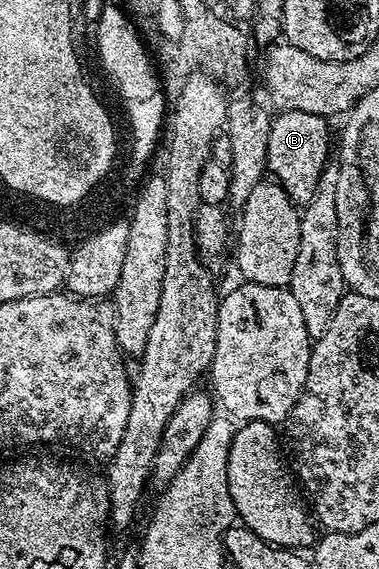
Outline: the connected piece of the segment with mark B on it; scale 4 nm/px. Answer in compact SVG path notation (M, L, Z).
M282 111L273 119L271 125L271 141L267 141L268 174L289 195L289 199L298 208L312 202L315 189L319 185L319 177L325 164L330 162L329 127L326 116L315 113Z

